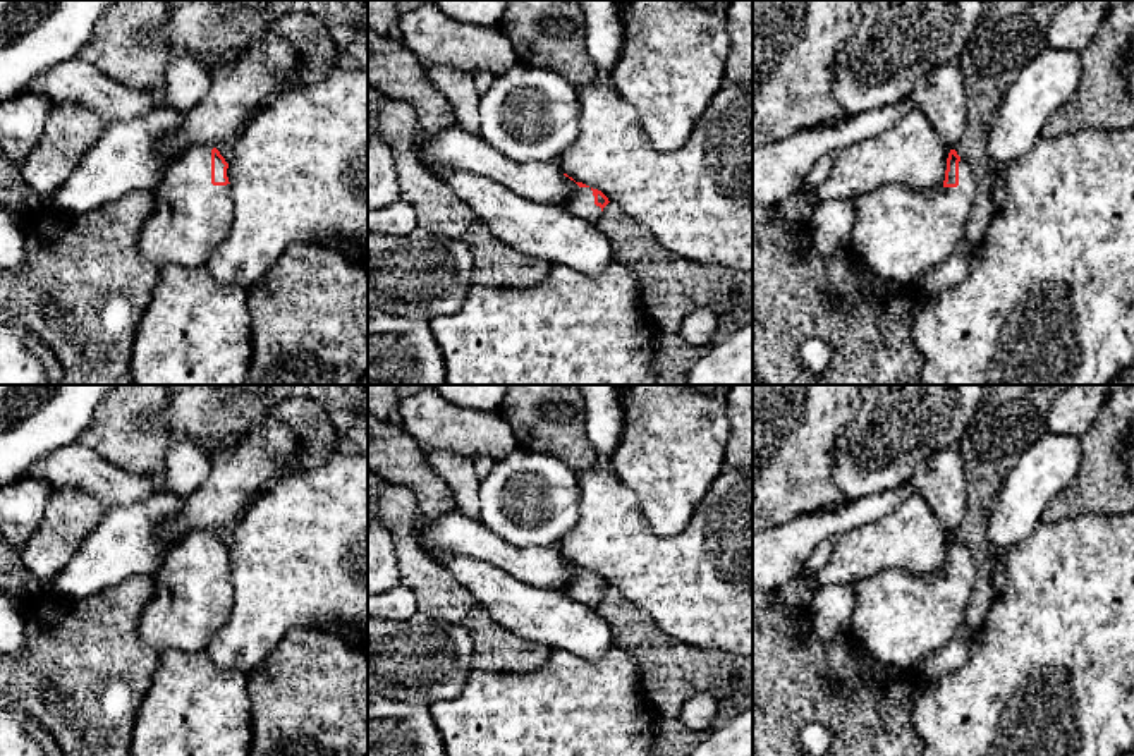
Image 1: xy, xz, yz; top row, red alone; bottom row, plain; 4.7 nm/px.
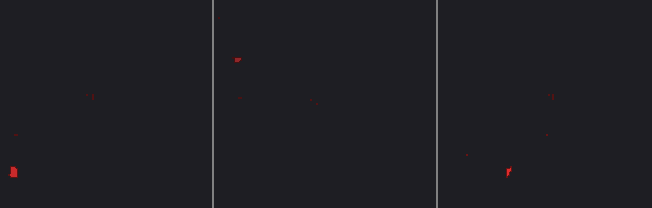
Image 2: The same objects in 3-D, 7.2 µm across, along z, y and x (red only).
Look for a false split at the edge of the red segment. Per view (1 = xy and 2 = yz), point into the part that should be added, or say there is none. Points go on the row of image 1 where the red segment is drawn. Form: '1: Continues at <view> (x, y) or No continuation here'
1: Continues at xy (191, 219)
2: Continues at yz (901, 234)

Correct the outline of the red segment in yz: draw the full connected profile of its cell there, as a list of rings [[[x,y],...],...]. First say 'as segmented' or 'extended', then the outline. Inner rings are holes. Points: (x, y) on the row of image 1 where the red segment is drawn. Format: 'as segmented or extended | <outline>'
extended | [[[950,149],[942,187],[912,191],[890,184],[852,199],[857,208],[850,234],[856,254],[880,278],[919,287],[924,273],[940,266],[966,239],[966,223],[976,201],[976,177],[971,165]]]

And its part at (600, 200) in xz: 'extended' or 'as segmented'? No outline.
extended

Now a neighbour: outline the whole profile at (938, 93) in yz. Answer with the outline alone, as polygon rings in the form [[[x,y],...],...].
[[[943,64],[914,81],[909,98],[950,149],[957,148],[967,122],[967,96],[957,64]]]

